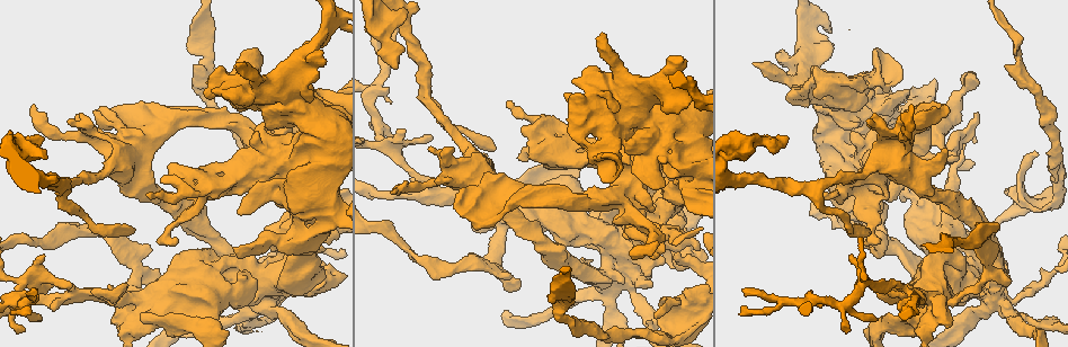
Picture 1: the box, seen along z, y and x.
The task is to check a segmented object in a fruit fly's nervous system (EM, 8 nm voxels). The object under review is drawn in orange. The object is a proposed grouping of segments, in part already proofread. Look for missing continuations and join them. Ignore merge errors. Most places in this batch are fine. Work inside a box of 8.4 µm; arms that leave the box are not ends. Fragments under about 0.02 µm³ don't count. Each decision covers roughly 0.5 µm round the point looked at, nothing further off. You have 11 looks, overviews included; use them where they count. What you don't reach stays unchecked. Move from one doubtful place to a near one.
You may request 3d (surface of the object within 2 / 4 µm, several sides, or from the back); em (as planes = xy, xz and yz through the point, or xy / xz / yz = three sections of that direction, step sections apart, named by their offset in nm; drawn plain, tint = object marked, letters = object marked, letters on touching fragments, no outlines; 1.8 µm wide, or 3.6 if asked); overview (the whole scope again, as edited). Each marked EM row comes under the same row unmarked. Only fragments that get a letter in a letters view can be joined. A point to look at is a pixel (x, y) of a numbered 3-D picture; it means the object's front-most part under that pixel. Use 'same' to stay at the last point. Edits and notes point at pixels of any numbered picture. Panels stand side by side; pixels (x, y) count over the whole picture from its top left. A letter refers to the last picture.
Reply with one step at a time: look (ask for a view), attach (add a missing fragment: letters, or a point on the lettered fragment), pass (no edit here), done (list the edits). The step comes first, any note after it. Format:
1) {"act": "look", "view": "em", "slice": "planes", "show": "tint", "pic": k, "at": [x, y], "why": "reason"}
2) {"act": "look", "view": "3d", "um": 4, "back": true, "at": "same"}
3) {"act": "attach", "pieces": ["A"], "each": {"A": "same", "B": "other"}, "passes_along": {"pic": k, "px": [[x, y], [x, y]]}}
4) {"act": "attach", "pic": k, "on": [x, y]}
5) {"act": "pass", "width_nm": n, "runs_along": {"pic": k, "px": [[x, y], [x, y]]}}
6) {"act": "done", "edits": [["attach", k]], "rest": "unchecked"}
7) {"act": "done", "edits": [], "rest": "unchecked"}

{"act": "look", "view": "3d", "um": 4, "pic": 1, "at": [251, 175], "why": "calibre changes"}

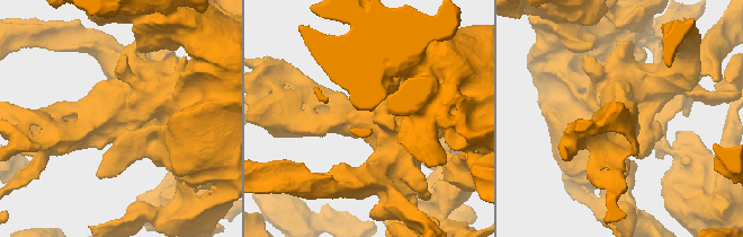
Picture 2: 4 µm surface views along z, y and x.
{"act": "look", "view": "em", "slice": "planes", "show": "letters", "pic": 2, "at": [113, 121], "arms": 4}

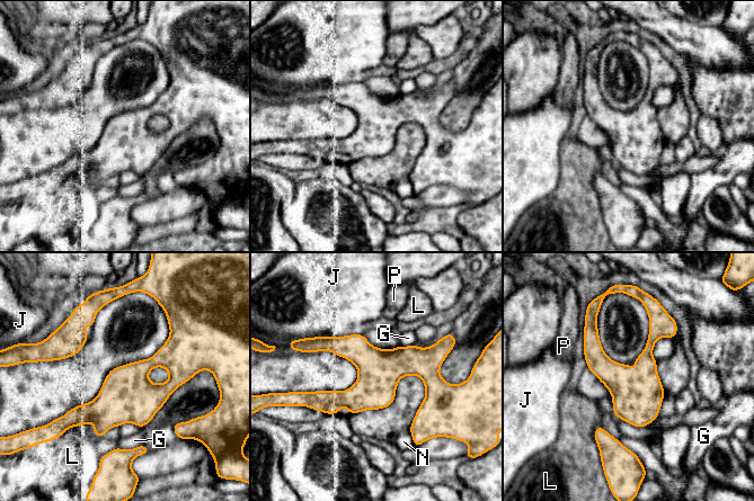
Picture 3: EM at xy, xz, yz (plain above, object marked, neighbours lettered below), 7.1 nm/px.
{"act": "pass", "width_nm": 300, "each": {"G": "other", "J": "other", "L": "other", "N": "other", "P": "other"}, "border": {"pic": 3, "px": [[65, 430], [91, 422], [97, 438]]}, "found": "no lettered fragment goes on from it"}

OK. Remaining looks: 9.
{"act": "look", "view": "3d", "um": 4, "back": true, "pic": 1, "at": [904, 190], "why": "sharp bend"}

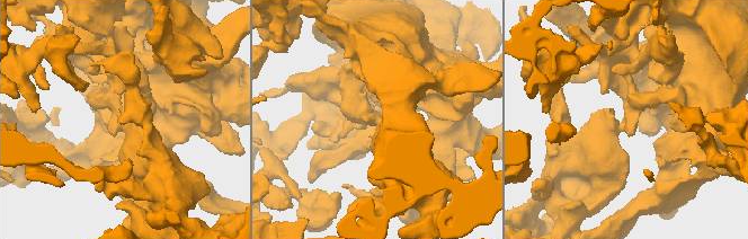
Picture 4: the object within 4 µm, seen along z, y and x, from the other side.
{"act": "look", "view": "em", "slice": "yz", "step": 8, "show": "letters", "pic": 4, "at": [376, 122], "arm_widths_nm": [280, 480], "why": "shape alone is not enough"}

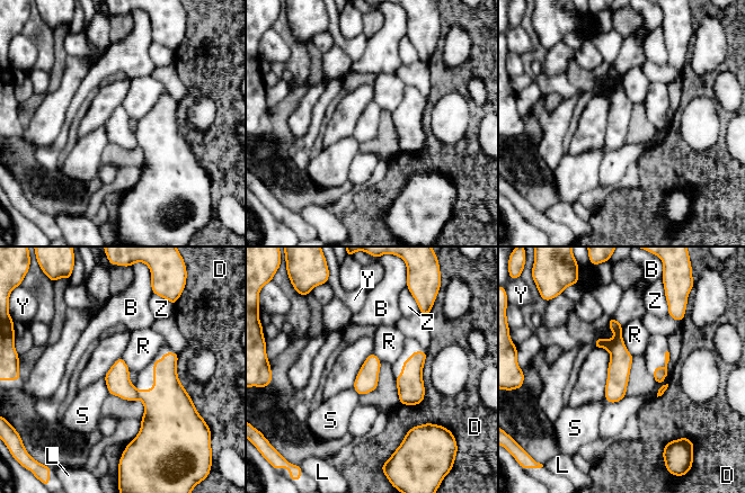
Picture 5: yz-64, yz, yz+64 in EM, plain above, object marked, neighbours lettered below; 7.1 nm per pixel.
{"act": "look", "view": "em", "slice": "planes", "show": "letters", "at": "same", "why": "cut it another way"}

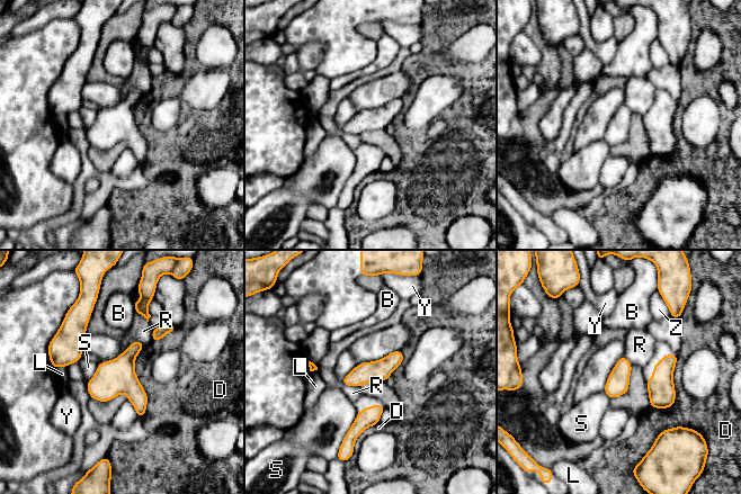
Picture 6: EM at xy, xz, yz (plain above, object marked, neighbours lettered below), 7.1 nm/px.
{"act": "pass", "width_nm": 160, "each": {"B": "other", "D": "other", "L": "other", "R": "other", "S": "other", "Y": "other", "Z": "other"}, "border": {"pic": 6, "px": [[144, 344], [133, 341], [122, 352]]}, "found": "none of them fits"}

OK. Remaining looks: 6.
{"act": "look", "view": "em", "slice": "xy", "step": 8, "show": "tint", "pic": 1, "at": [675, 255]}

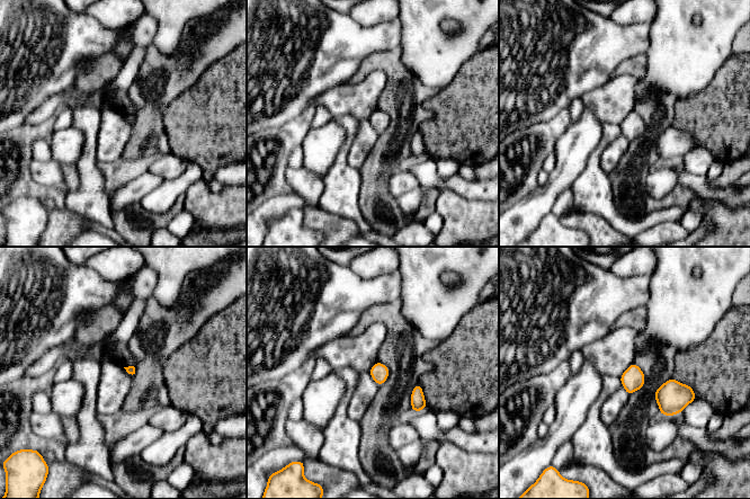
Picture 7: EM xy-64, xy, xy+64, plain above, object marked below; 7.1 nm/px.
{"act": "look", "view": "em", "slice": "xz", "step": 16, "show": "letters", "at": "same", "why": "another direction"}

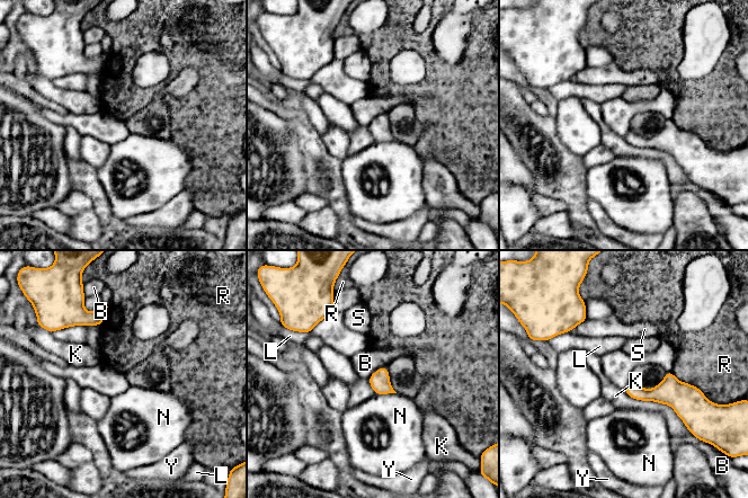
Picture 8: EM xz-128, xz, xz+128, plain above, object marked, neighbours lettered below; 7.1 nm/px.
{"act": "pass", "each": {"B": "other", "K": "other", "L": "other", "N": "other", "R": "other", "S": "other", "Y": "other"}, "found": "none of them fits"}

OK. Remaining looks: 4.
{"act": "look", "view": "em", "slice": "xz", "step": 16, "show": "letters", "pic": 1, "at": [1037, 157], "why": "tapers out"}

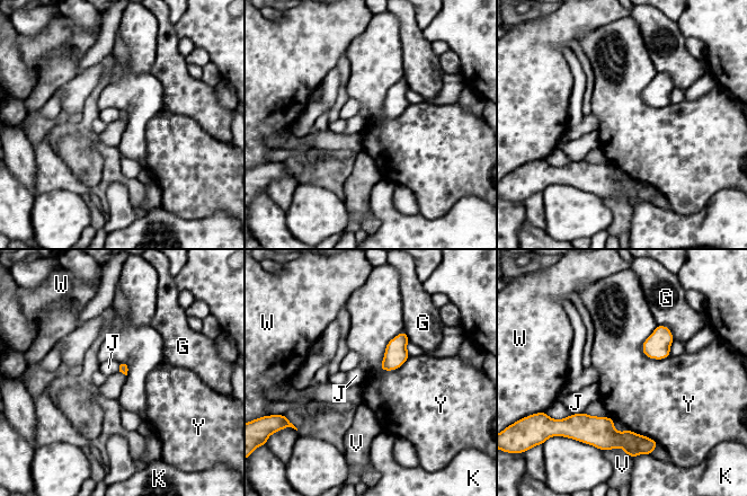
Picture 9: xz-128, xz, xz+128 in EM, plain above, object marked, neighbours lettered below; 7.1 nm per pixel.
{"act": "pass", "each": {"G": "other", "J": "other", "K": "other", "V": "other", "W": "other", "Y": "other"}, "found": "none of them fits"}

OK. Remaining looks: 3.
{"act": "done", "edits": [], "rest": "unchecked"}

